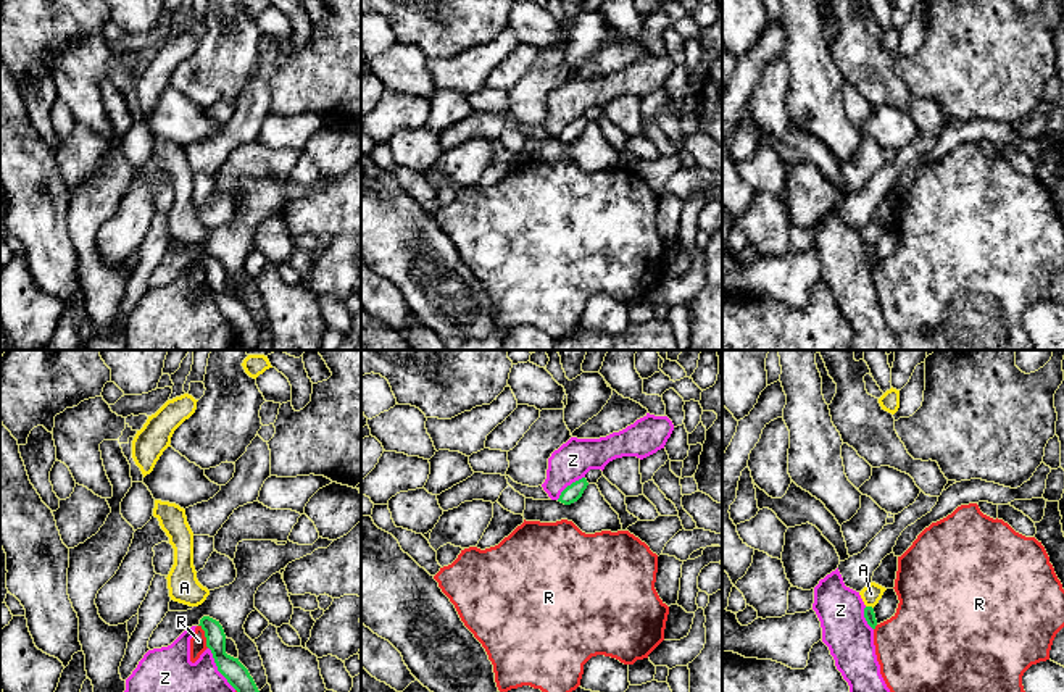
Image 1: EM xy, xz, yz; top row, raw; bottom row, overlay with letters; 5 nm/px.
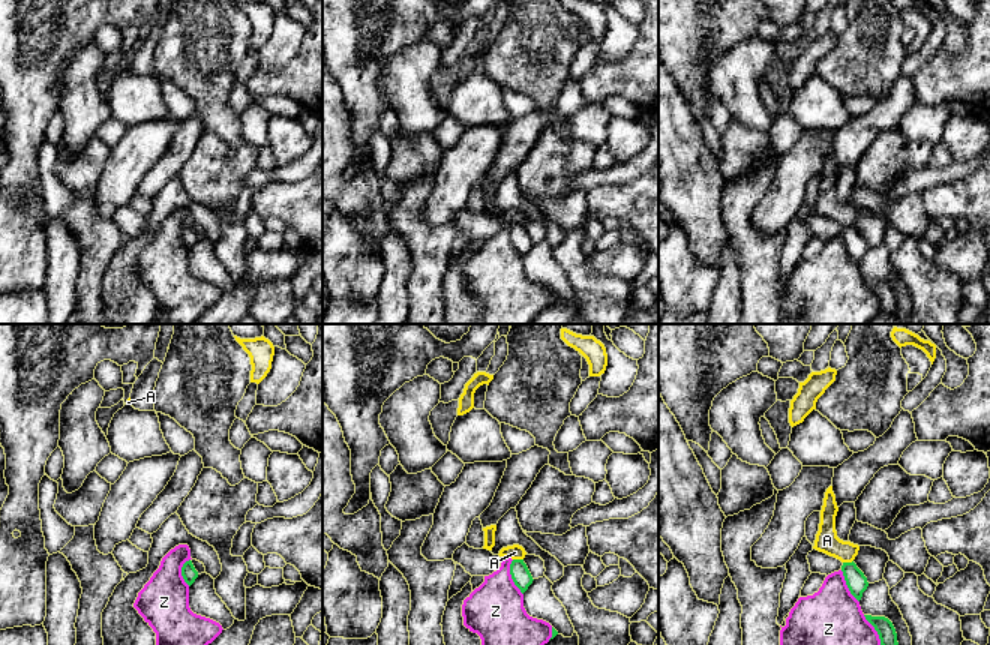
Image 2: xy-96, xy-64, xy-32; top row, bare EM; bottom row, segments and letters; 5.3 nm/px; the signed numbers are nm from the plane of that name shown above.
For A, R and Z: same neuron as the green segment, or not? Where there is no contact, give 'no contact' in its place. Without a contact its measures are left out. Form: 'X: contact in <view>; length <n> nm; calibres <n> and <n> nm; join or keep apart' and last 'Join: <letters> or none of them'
A: contact in yz; length 40 nm; calibres 60 and 90 nm; keep apart
R: contact in xy; length 130 nm; calibres 110 and 80 nm; keep apart
Z: contact in xy; length 260 nm; calibres 110 and 440 nm; keep apart
Join: none of them

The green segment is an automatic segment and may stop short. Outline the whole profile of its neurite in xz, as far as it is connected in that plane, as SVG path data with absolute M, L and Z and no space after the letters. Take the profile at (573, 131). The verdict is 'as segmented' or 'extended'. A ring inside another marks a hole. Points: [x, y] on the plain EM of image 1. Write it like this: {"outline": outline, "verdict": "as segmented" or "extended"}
{"outline": "M585 116L572 121L571 124L567 124L567 126L561 131L558 140L561 140L561 142L564 142L564 144L571 144L571 142L577 140L577 139L582 135L582 132L584 132L584 129L587 127L587 124L588 124L588 121L587 121Z", "verdict": "as segmented"}

